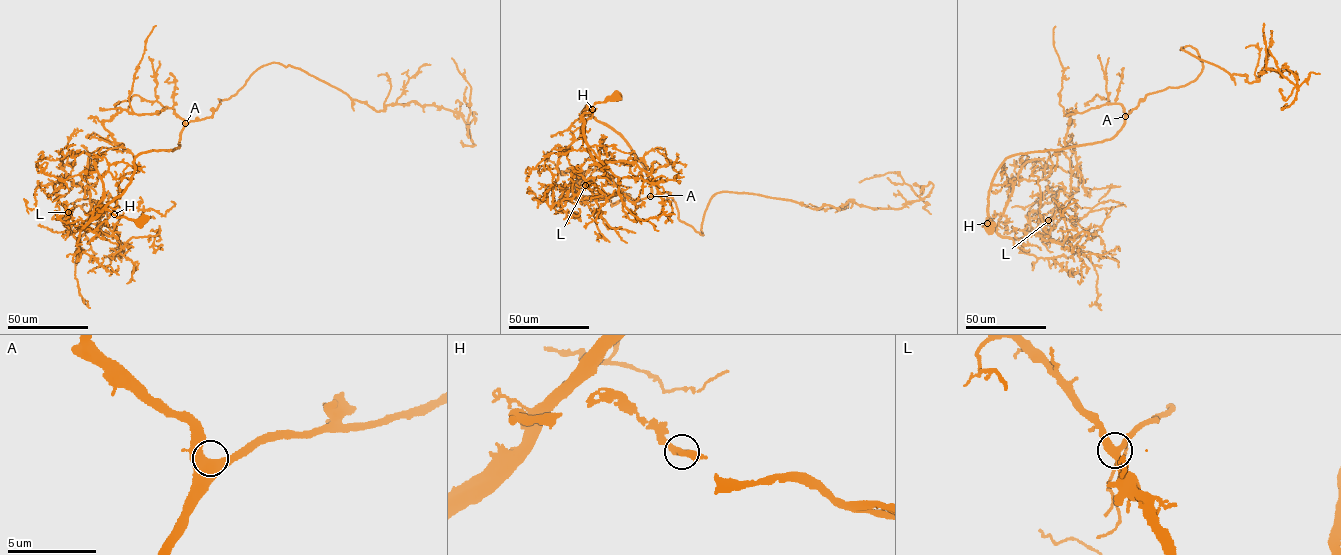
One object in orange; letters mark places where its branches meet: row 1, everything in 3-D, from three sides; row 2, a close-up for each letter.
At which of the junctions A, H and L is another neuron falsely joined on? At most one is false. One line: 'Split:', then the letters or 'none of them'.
Split: none of them

